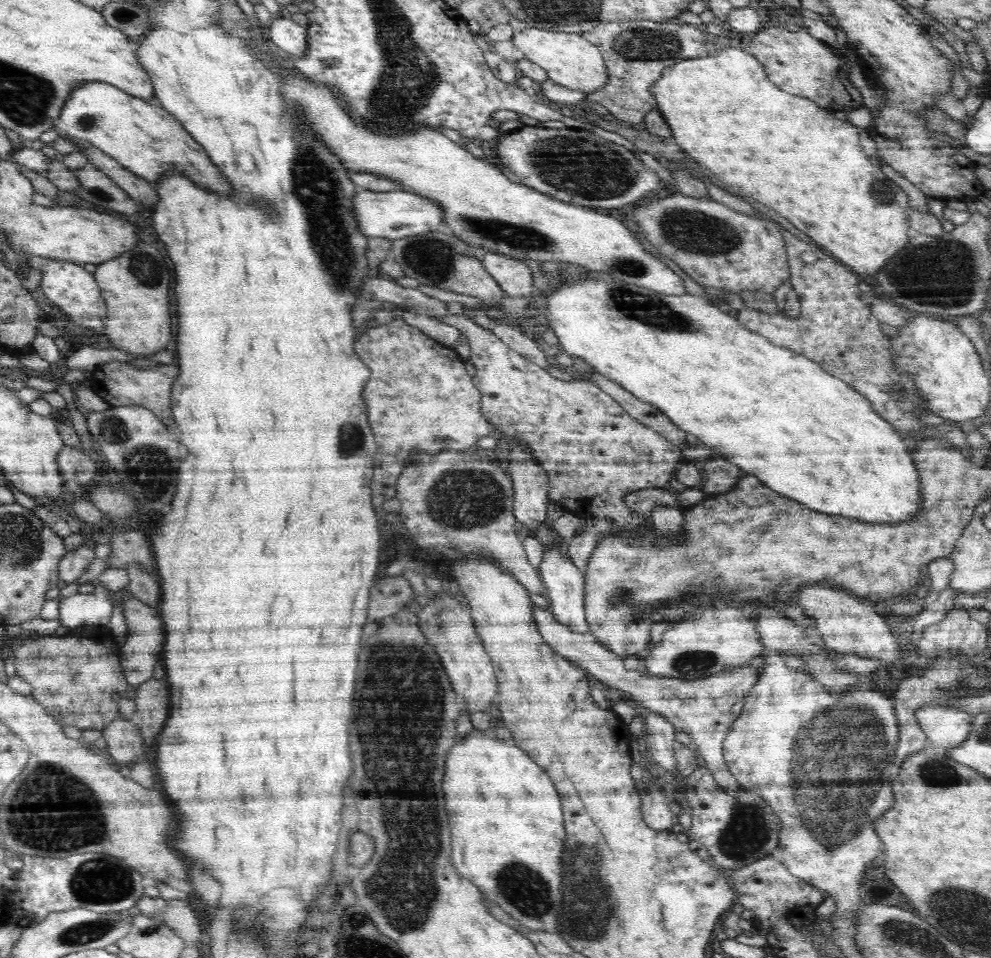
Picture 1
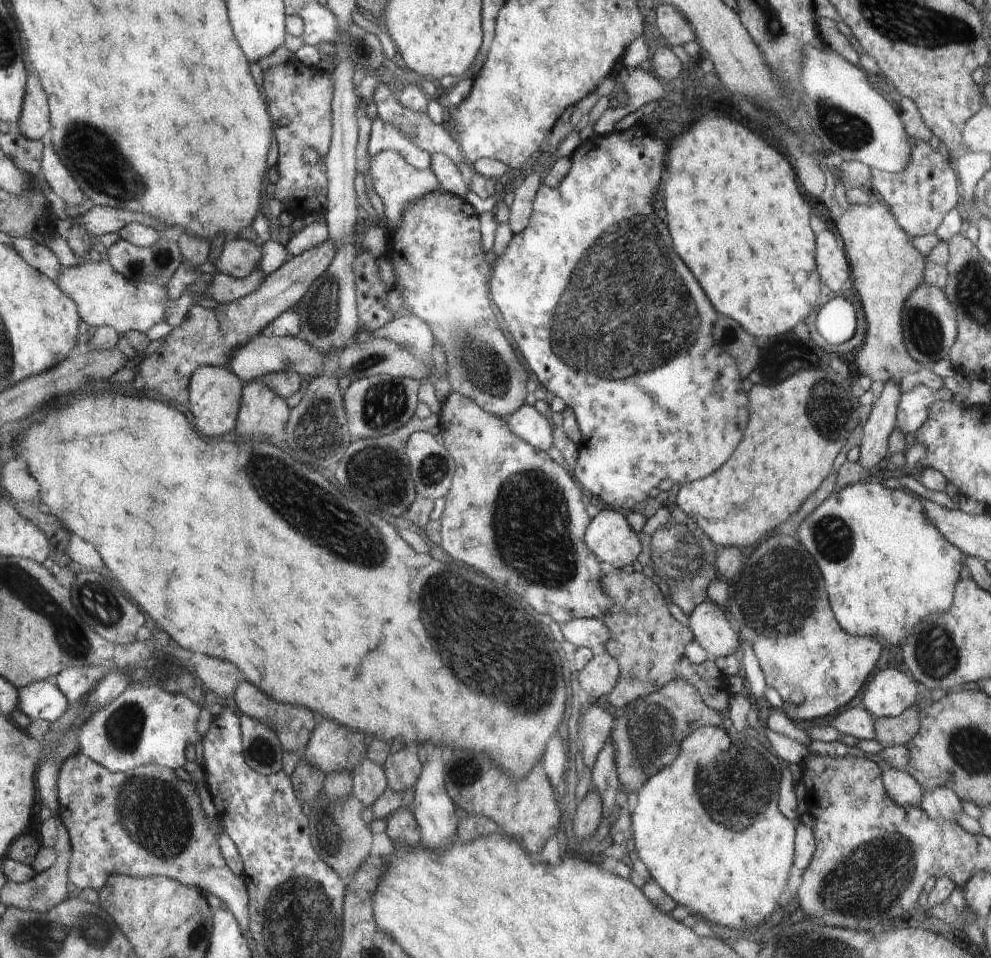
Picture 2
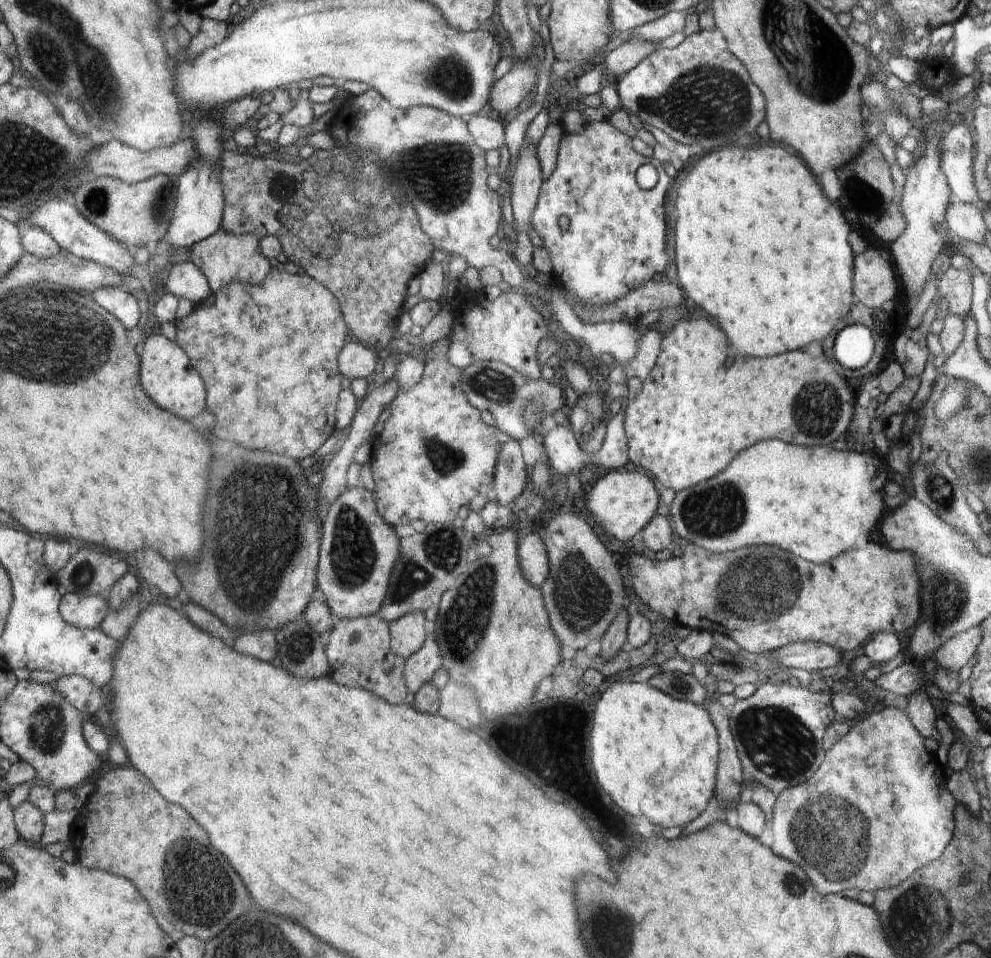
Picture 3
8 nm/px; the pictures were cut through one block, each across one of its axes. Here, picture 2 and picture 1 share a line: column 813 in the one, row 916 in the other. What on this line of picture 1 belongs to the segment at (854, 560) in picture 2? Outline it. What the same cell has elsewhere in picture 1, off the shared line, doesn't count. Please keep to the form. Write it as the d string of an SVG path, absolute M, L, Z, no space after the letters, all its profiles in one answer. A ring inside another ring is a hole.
M472 730L466 738L458 740L446 758L446 776L444 776L444 794L446 794L446 812L448 812L448 820L450 820L450 832L452 832L452 860L454 866L458 868L460 876L472 880L474 884L478 884L478 888L482 888L482 892L486 892L486 897L490 899L491 904L498 905L502 910L506 910L512 918L528 928L530 932L534 930L546 930L548 932L557 932L557 916L558 912L558 852L562 852L562 844L564 844L564 836L562 836L562 808L560 808L560 800L558 794L554 792L552 780L548 778L548 774L520 748L516 748L512 744L512 740L498 740L488 736L486 732L480 730Z

